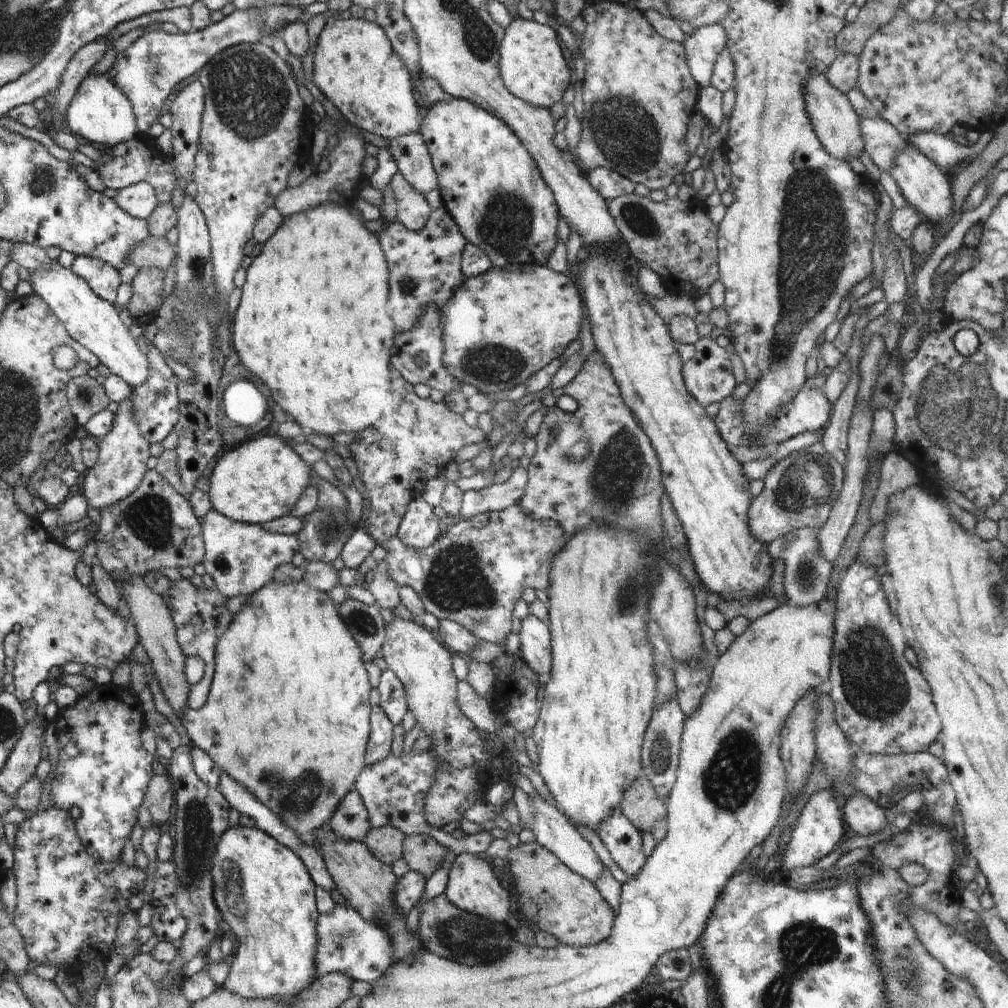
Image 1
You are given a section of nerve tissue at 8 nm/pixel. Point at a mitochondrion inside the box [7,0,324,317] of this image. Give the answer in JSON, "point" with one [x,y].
{"point":[250,94]}

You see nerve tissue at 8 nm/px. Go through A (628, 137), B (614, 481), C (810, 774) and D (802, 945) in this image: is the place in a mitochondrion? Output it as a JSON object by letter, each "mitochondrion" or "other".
{"A":"mitochondrion","B":"mitochondrion","C":"other","D":"mitochondrion"}

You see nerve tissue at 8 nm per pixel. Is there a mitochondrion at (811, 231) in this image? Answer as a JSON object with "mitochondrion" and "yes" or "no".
{"mitochondrion":"yes"}

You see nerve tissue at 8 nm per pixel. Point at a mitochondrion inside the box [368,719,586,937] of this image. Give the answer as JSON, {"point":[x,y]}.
{"point":[394,786]}

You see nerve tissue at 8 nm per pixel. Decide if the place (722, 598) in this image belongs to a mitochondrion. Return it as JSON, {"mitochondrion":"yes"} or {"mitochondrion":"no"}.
{"mitochondrion":"no"}

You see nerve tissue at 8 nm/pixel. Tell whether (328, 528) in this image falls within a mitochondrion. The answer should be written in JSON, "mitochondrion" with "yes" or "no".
{"mitochondrion":"yes"}

